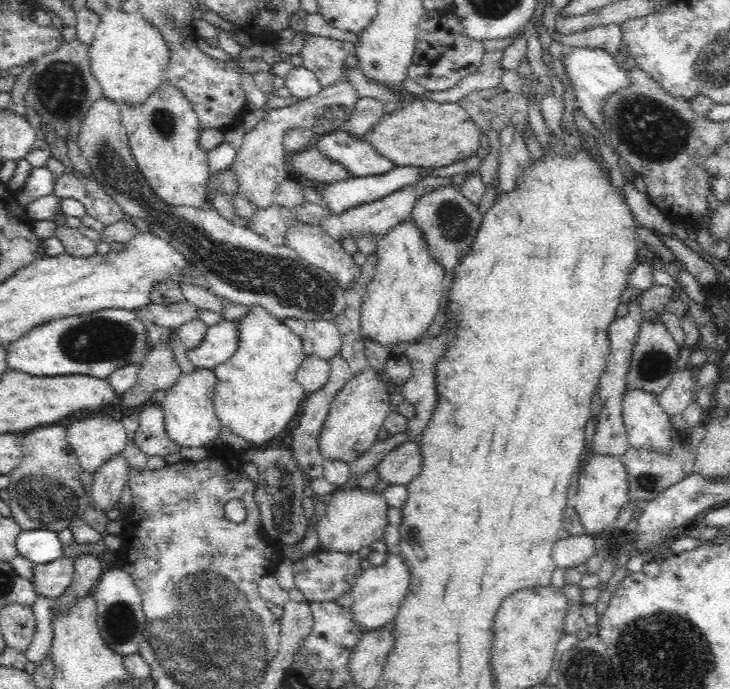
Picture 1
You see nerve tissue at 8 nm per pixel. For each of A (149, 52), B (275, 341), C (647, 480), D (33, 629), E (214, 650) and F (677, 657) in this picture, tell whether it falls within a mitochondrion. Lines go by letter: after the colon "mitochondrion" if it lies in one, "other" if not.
A: other
B: other
C: mitochondrion
D: other
E: mitochondrion
F: mitochondrion

